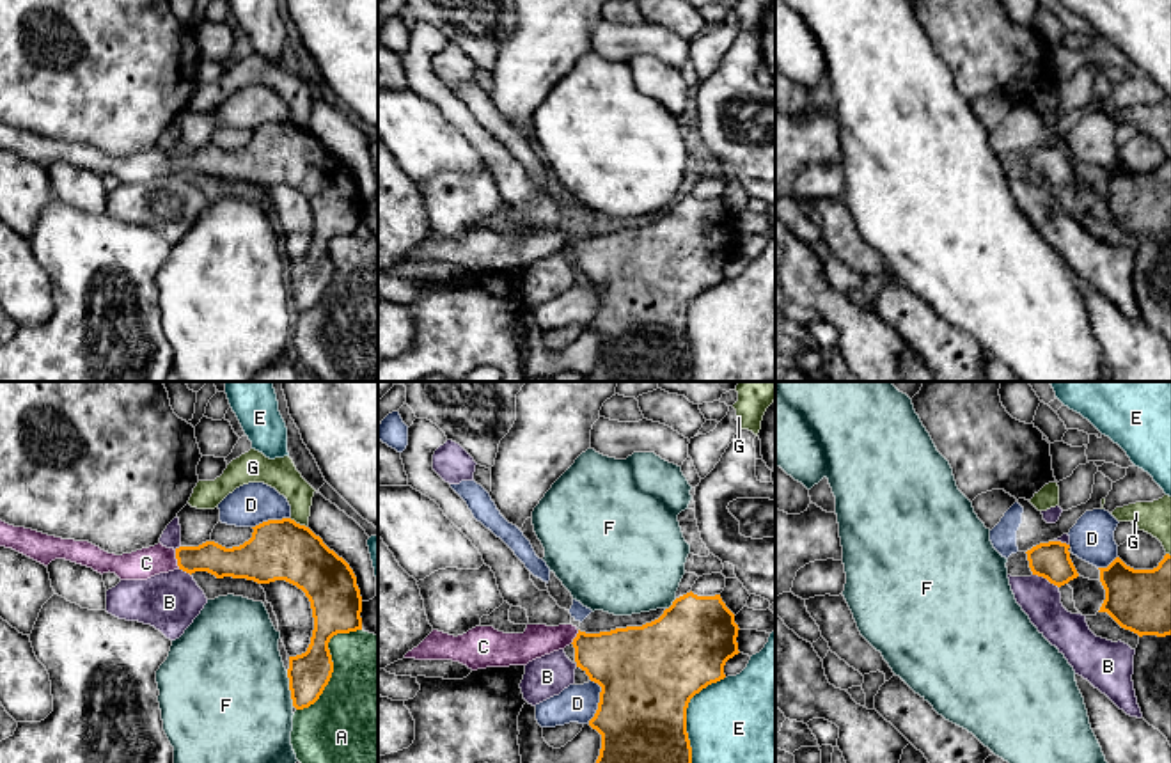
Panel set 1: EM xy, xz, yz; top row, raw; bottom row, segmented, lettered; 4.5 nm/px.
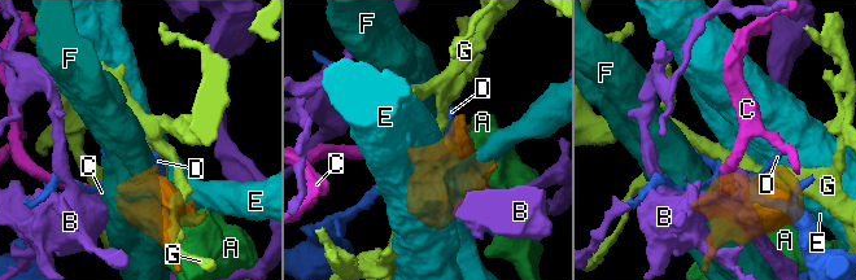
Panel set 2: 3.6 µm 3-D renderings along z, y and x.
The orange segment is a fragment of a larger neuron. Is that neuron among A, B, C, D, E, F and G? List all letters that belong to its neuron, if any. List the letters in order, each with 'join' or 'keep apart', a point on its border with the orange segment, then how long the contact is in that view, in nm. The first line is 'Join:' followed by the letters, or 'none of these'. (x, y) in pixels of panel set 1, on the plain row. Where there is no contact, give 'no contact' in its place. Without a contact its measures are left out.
Join: C
A: keep apart; meets orange in xy at (332, 267); contact 480 nm long
B: keep apart; meets orange in yz at (1045, 180); contact 140 nm long
C: join; meets orange in xy at (176, 160); contact 90 nm long
D: keep apart; meets orange in xz at (600, 302); contact 200 nm long
E: keep apart; meets orange in xz at (685, 325); contact 480 nm long
F: keep apart; meets orange in xy at (290, 291); contact 160 nm long
G: keep apart; meets orange in xy at (298, 126); contact 90 nm long

